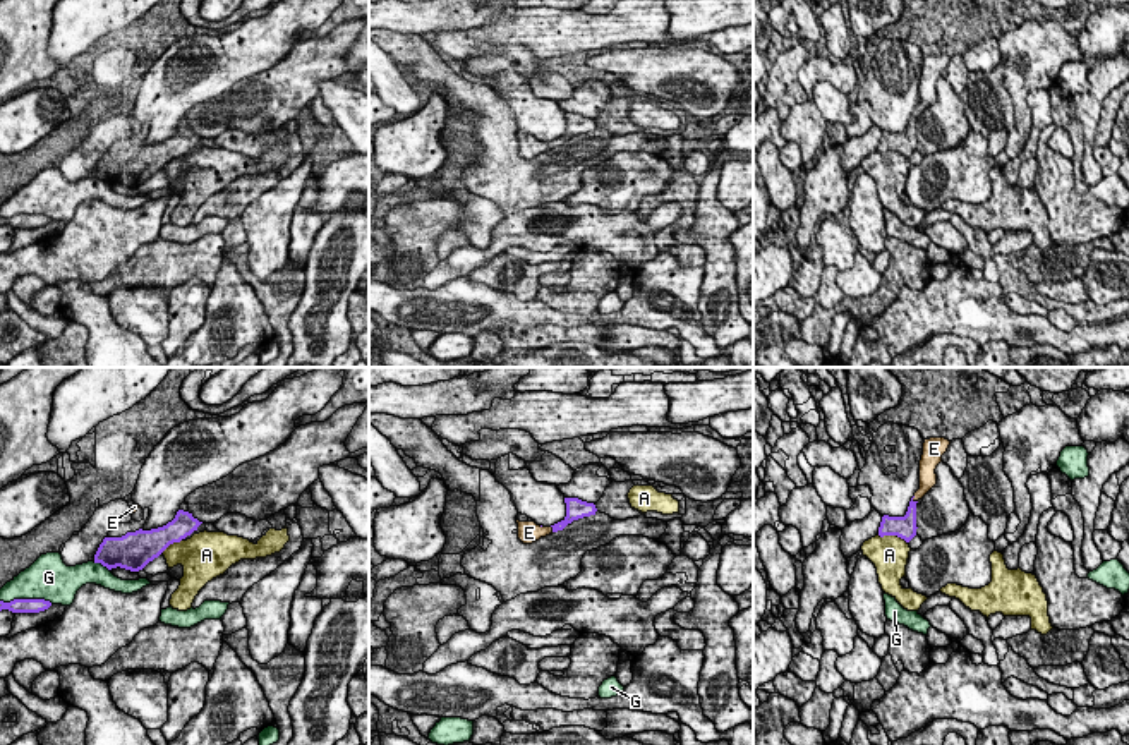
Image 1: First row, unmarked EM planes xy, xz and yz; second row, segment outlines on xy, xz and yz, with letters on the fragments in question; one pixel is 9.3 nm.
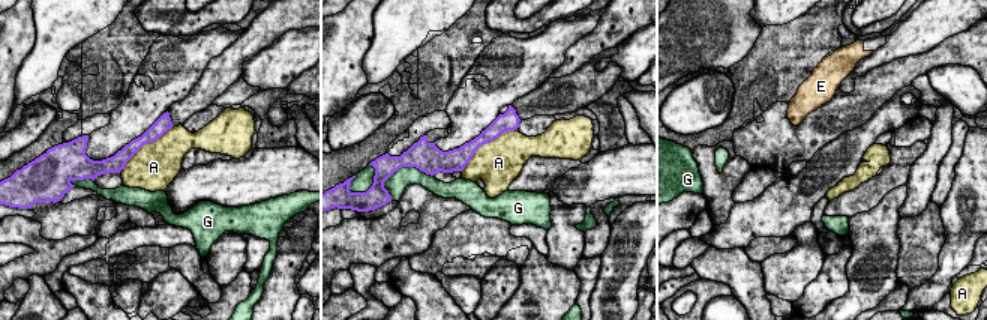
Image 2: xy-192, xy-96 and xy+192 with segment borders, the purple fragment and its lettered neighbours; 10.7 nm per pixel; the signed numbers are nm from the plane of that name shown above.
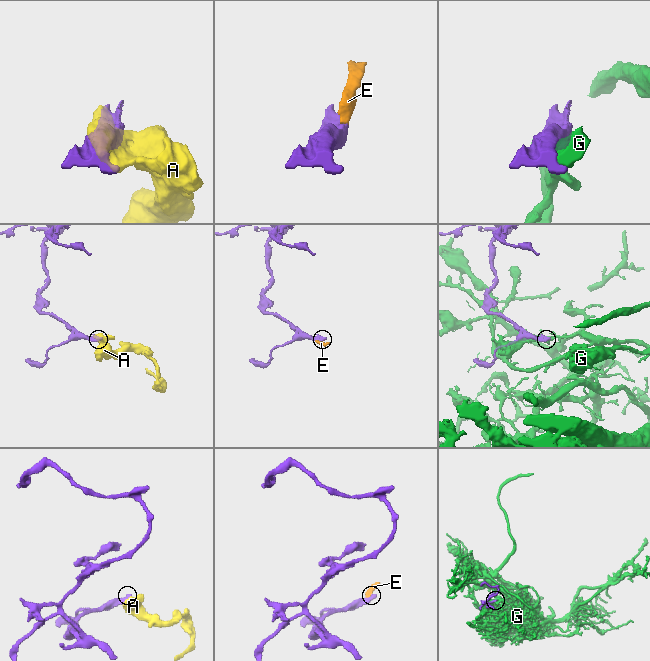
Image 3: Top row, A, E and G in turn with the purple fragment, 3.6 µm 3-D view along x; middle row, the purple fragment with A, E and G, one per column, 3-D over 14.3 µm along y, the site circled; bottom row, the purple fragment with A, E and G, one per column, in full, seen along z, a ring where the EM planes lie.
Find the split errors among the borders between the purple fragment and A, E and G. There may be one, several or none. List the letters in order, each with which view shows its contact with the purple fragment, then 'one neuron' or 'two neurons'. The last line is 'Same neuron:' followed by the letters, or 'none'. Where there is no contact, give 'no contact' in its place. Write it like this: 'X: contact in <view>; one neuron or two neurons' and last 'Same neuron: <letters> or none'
A: contact in yz; two neurons
E: contact in yz; one neuron
G: contact in xy; two neurons
Same neuron: E

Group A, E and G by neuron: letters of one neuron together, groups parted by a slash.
A / E / G

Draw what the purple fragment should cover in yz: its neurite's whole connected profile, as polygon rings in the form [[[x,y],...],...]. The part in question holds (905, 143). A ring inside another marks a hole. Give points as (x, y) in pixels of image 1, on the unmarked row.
[[[930,53],[923,58],[923,70],[920,76],[920,105],[909,117],[904,132],[884,130],[878,151],[897,151],[909,158],[916,151],[916,118],[937,100],[935,84],[942,77],[942,70],[947,67],[951,57],[945,53]]]

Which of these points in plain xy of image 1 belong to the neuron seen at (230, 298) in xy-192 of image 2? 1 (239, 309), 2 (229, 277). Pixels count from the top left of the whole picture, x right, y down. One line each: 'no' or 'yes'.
1: yes
2: yes

